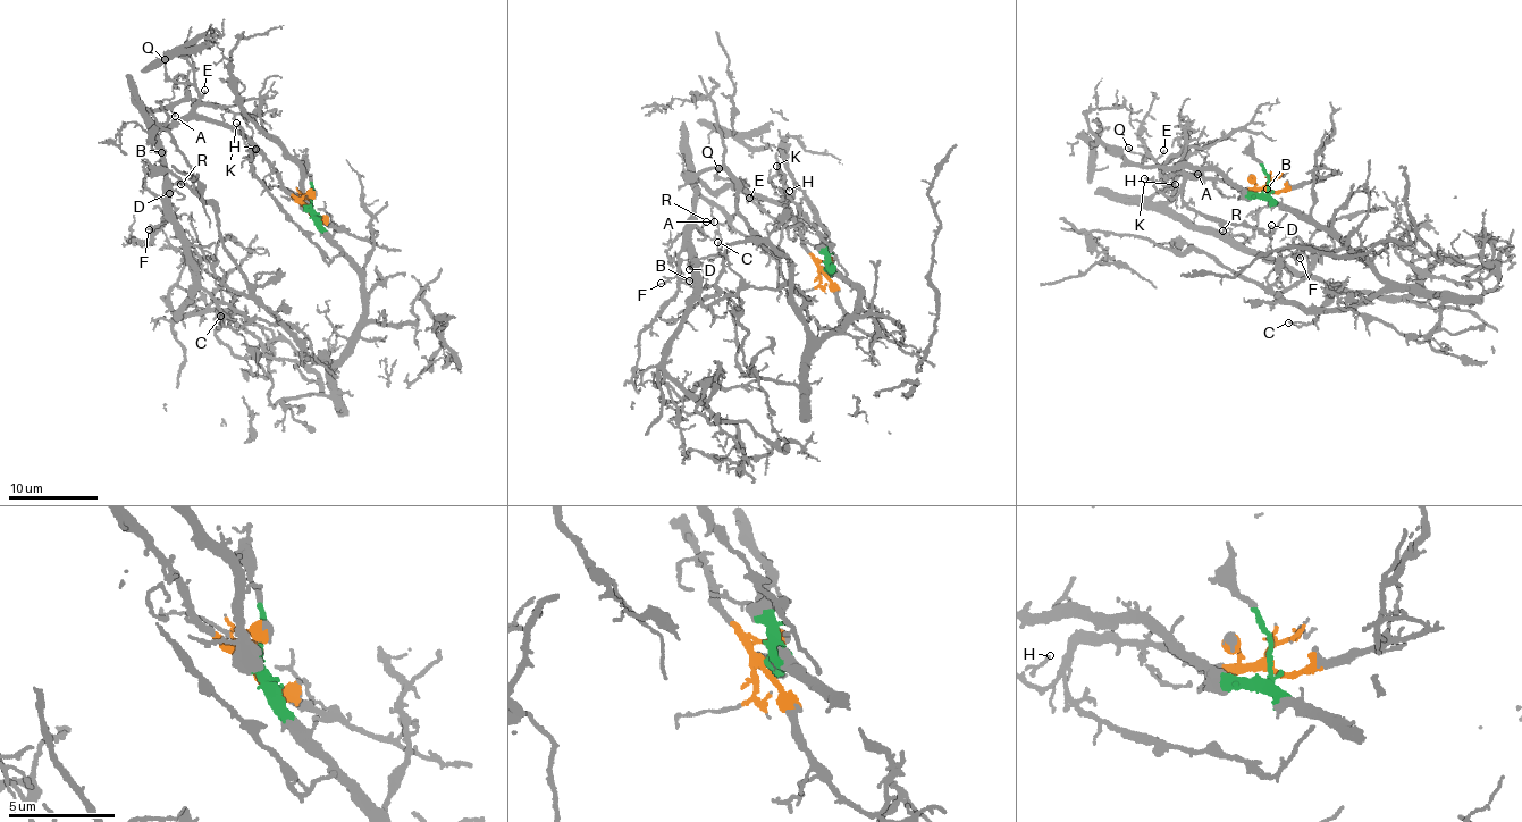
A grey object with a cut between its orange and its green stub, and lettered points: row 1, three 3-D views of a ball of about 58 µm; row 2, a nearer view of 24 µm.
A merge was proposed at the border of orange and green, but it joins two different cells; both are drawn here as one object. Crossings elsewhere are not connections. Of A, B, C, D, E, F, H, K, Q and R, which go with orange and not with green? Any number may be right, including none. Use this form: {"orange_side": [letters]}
{"orange_side": ["A", "B", "C", "D", "E", "F", "H", "K", "Q", "R"]}

